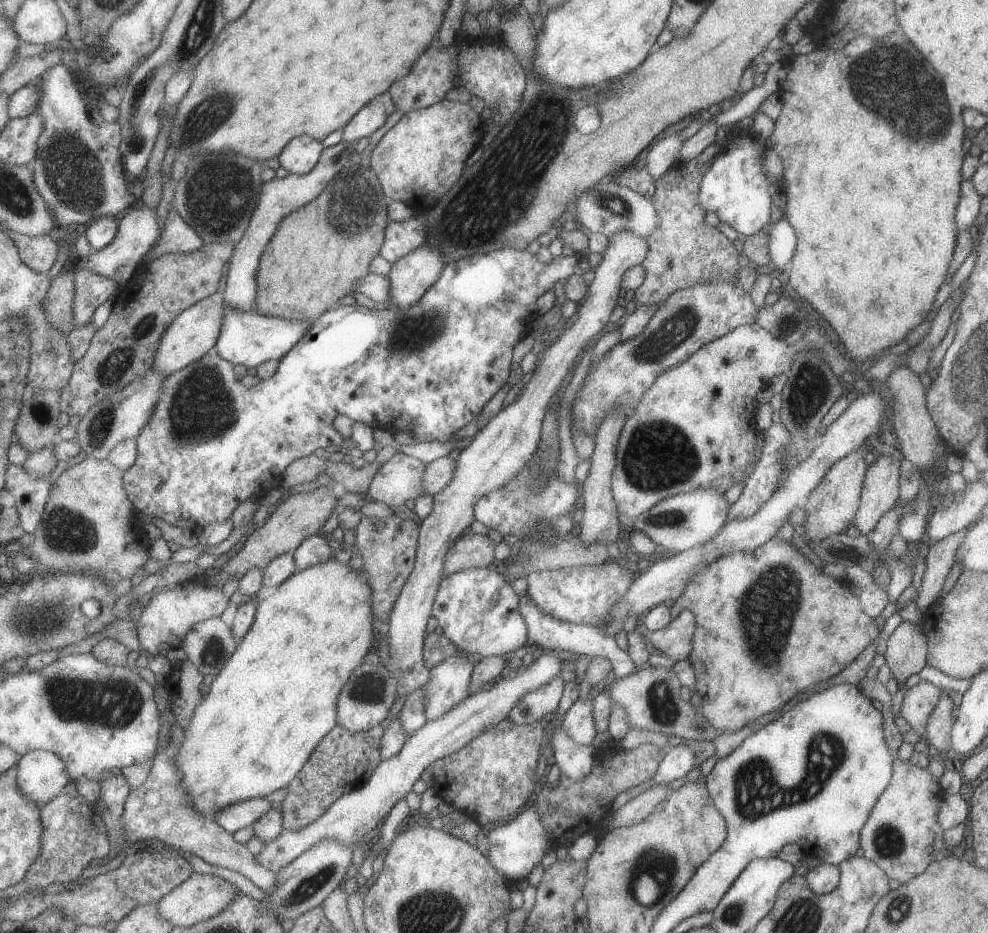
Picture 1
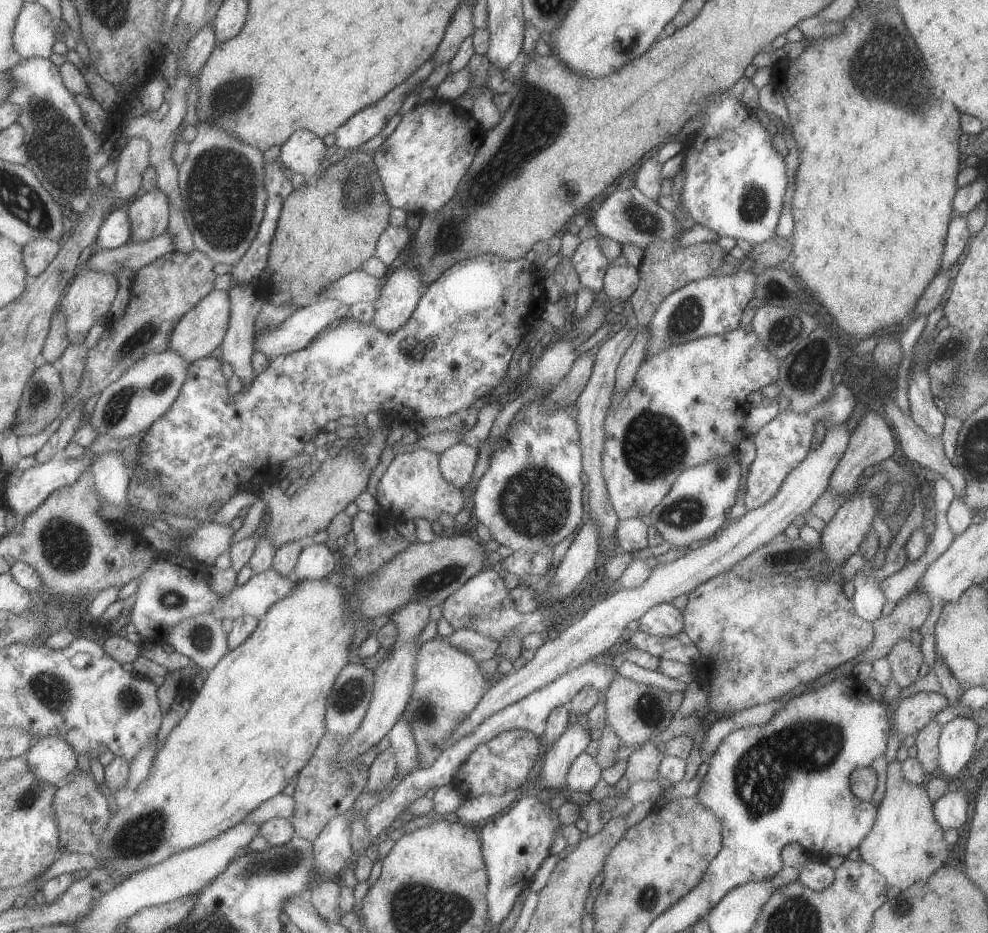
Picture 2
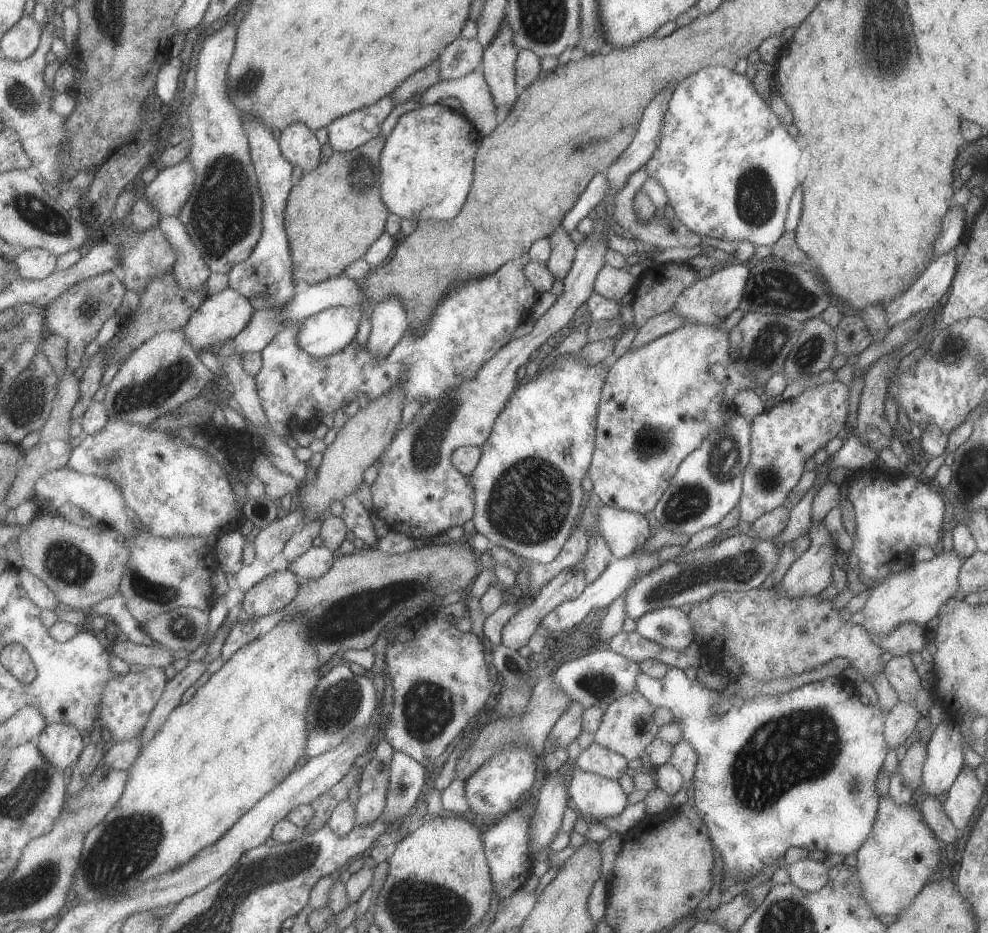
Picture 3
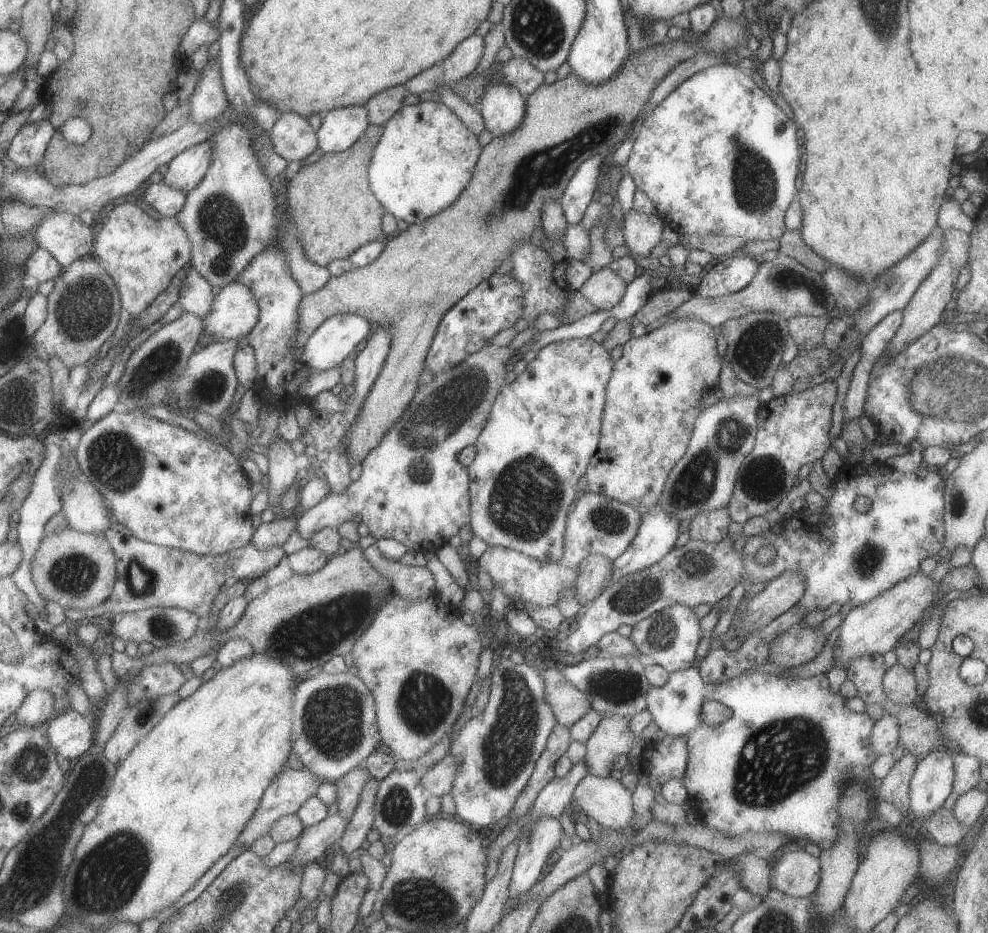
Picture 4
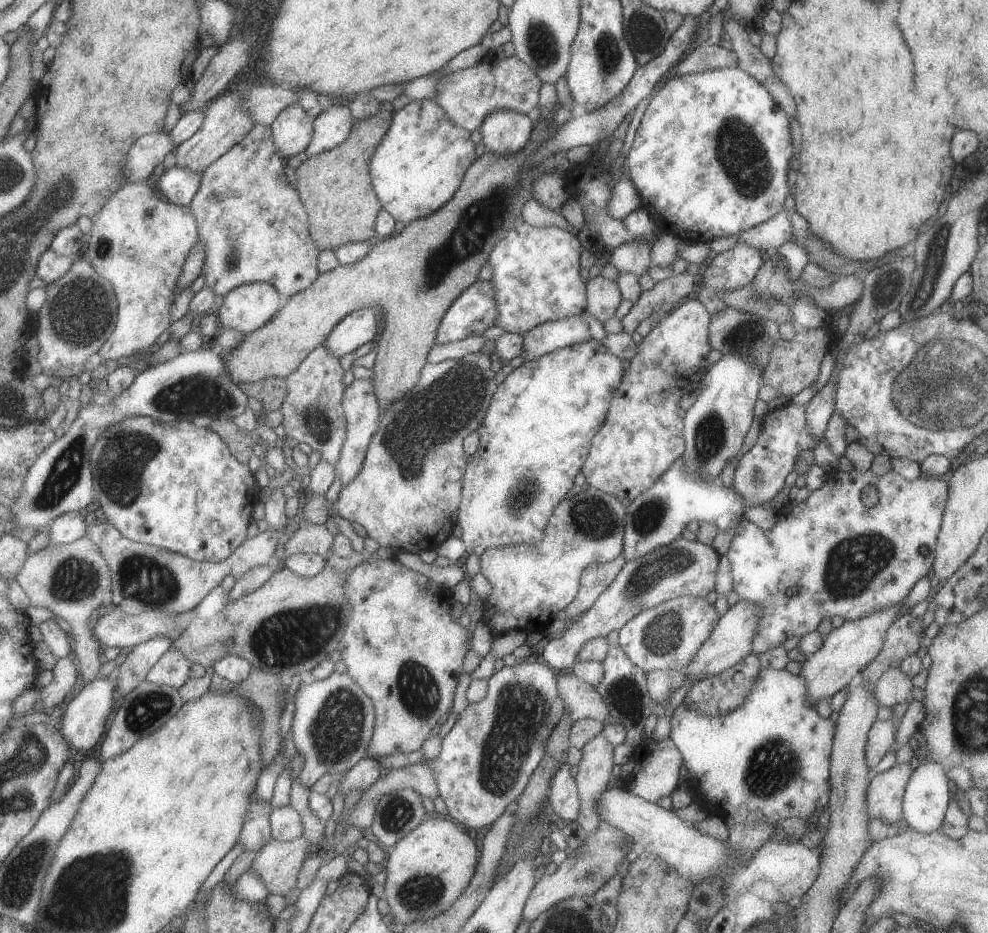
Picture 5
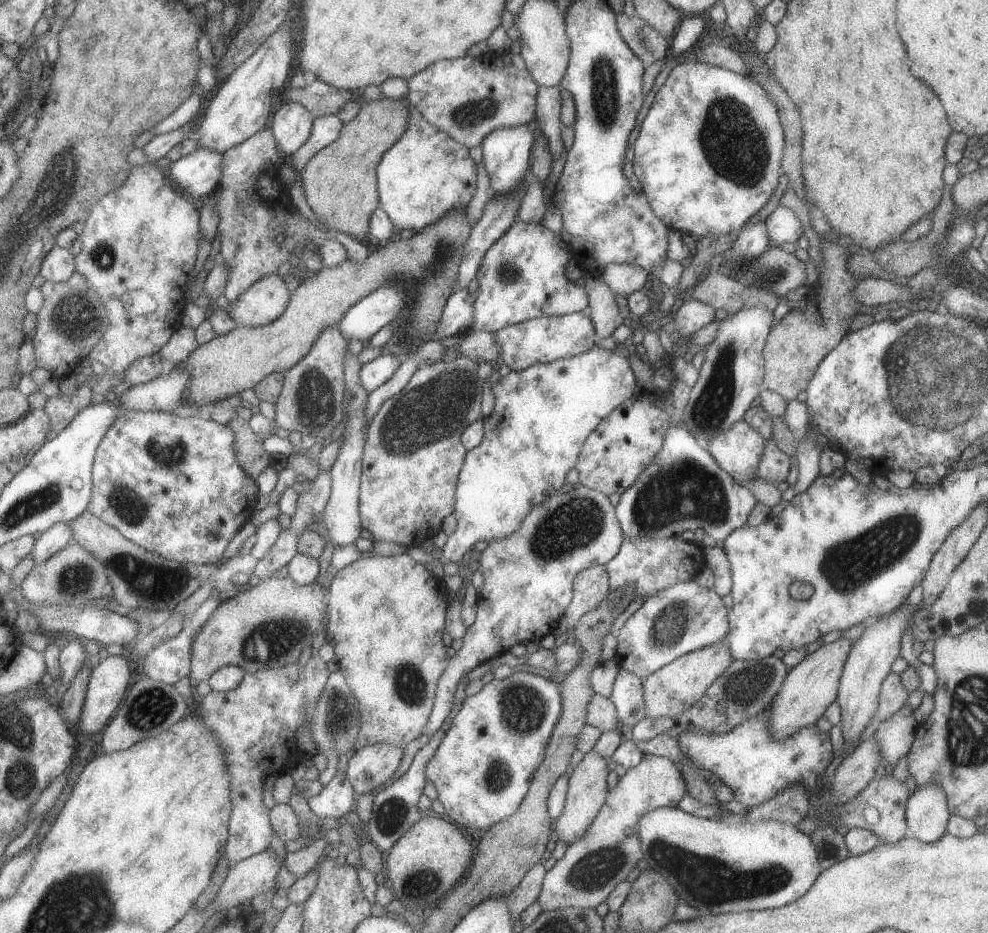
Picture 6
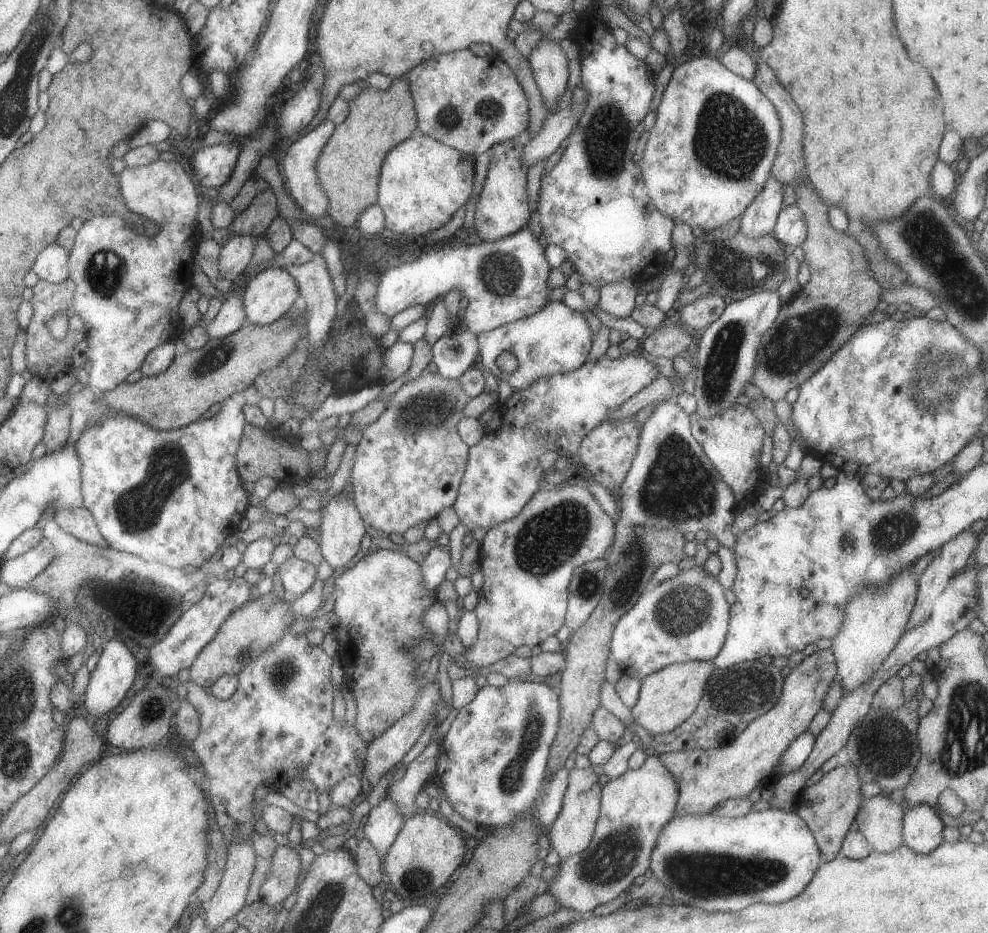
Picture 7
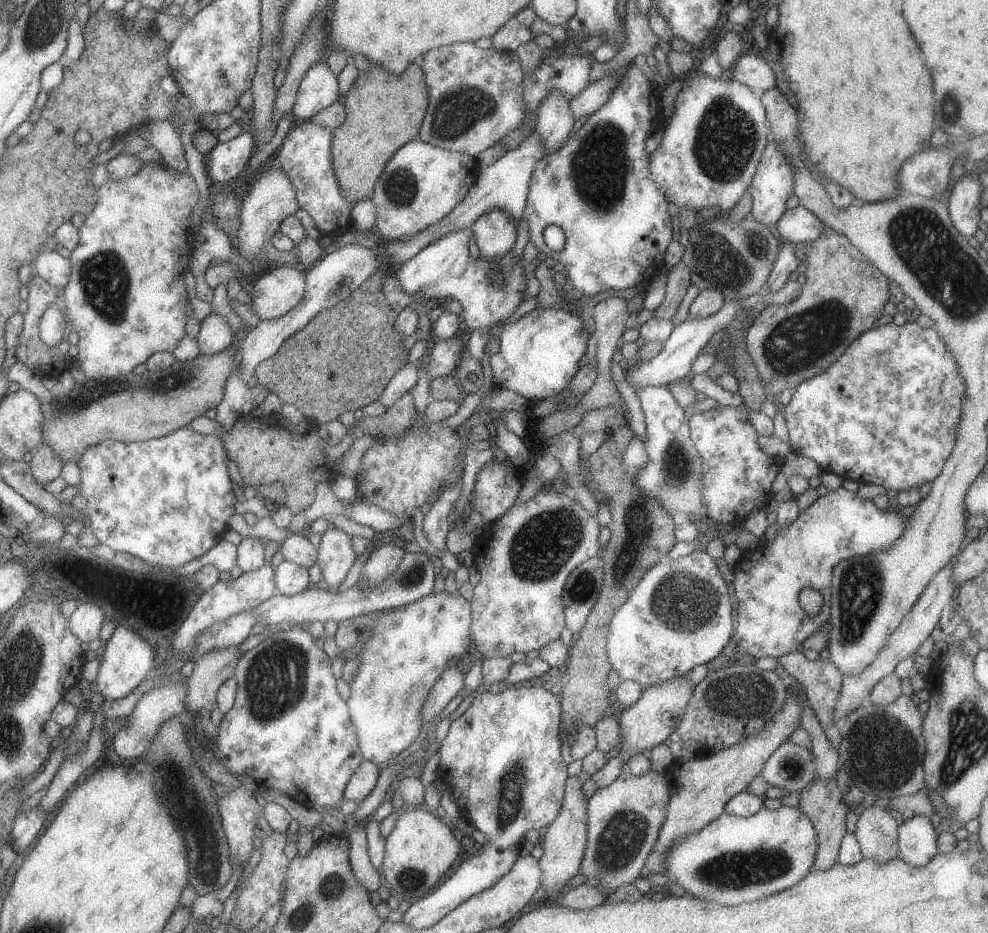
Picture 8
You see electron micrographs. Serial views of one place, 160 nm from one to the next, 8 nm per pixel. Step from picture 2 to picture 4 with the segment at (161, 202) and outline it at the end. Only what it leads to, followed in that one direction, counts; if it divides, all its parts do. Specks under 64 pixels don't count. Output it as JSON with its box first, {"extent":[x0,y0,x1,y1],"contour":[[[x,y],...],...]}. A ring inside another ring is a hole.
{"extent":[161,140,212,195],"contour":[[[208,140],[181,152],[168,163],[161,182],[187,195],[201,184],[212,160],[212,149]]]}

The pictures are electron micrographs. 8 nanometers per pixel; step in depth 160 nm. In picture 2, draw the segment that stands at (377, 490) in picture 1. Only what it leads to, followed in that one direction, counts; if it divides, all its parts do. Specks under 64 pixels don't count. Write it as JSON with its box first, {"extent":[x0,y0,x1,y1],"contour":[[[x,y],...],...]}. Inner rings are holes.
{"extent":[376,448,465,522],"contour":[[[416,448],[412,452],[404,452],[394,456],[388,470],[382,476],[376,492],[376,501],[381,507],[382,516],[386,519],[397,519],[406,522],[422,518],[430,522],[438,521],[442,513],[455,516],[465,505],[462,488],[453,486],[441,477],[441,455],[426,448]]]}

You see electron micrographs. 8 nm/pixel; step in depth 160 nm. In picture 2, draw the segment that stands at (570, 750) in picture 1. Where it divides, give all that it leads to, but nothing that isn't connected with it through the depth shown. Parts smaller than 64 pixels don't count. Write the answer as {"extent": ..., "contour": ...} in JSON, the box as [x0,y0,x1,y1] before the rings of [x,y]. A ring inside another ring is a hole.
{"extent":[566,752,603,793],"contour":[[[584,752],[572,762],[566,776],[566,788],[570,792],[590,793],[603,780],[601,772],[594,757]]]}

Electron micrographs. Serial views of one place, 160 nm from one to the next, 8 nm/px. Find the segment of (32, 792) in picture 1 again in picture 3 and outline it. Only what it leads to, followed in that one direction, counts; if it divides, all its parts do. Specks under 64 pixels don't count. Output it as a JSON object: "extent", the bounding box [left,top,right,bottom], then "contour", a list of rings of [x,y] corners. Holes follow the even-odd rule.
{"extent":[38,724,86,768],"contour":[[[50,724],[38,739],[42,753],[58,768],[74,768],[86,751],[82,730],[74,724]]]}

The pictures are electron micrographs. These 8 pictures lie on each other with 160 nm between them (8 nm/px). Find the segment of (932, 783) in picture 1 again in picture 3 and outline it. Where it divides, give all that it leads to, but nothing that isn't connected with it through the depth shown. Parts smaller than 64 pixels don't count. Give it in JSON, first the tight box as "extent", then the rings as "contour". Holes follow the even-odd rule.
{"extent":[857,794,943,915],"contour":[[[888,794],[879,798],[878,817],[872,826],[870,836],[857,851],[858,882],[862,884],[862,898],[870,906],[872,914],[898,915],[910,907],[928,878],[940,864],[943,844],[926,826],[922,812],[910,805],[896,804]]]}

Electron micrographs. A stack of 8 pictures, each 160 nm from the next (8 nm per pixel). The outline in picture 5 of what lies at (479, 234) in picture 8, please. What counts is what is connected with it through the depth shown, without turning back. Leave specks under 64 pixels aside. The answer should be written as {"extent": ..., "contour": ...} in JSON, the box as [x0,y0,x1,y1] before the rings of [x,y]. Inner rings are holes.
{"extent":[479,109,534,155],"contour":[[[510,109],[490,113],[479,126],[483,143],[491,153],[509,155],[529,143],[534,117]]]}

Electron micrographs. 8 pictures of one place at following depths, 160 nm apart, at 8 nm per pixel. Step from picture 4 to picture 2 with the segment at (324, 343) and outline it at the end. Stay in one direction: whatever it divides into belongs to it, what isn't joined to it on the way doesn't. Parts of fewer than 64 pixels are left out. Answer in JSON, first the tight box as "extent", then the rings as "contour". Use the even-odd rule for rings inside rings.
{"extent":[254,299,349,359],"contour":[[[320,299],[309,307],[300,307],[292,316],[288,316],[288,320],[284,320],[282,326],[268,328],[268,332],[262,332],[262,334],[255,332],[254,351],[260,351],[270,359],[280,354],[286,355],[297,352],[302,348],[306,348],[330,324],[346,318],[349,314],[349,307],[346,304],[342,304],[340,300]]]}

